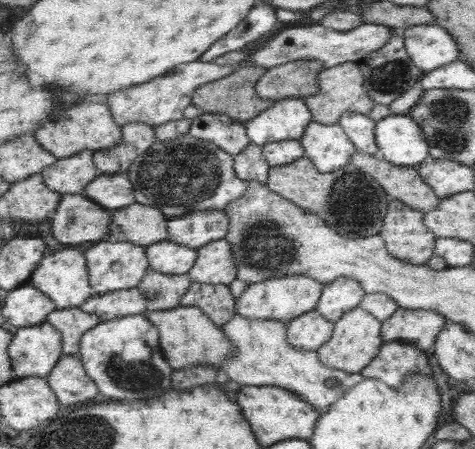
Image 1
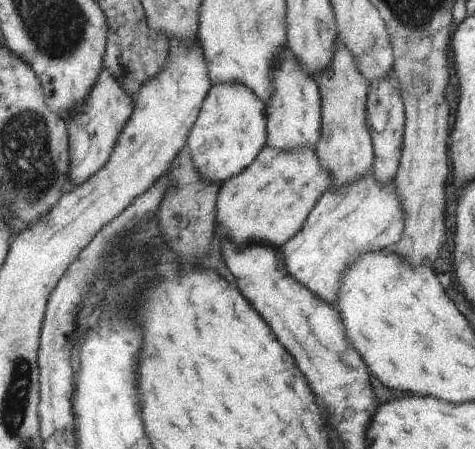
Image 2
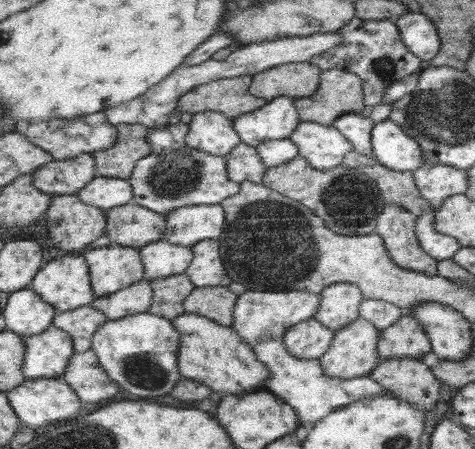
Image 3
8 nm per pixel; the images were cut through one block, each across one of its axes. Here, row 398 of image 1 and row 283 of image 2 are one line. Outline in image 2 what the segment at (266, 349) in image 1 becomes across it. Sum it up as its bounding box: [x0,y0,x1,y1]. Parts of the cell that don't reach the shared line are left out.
[279,174,403,304]

